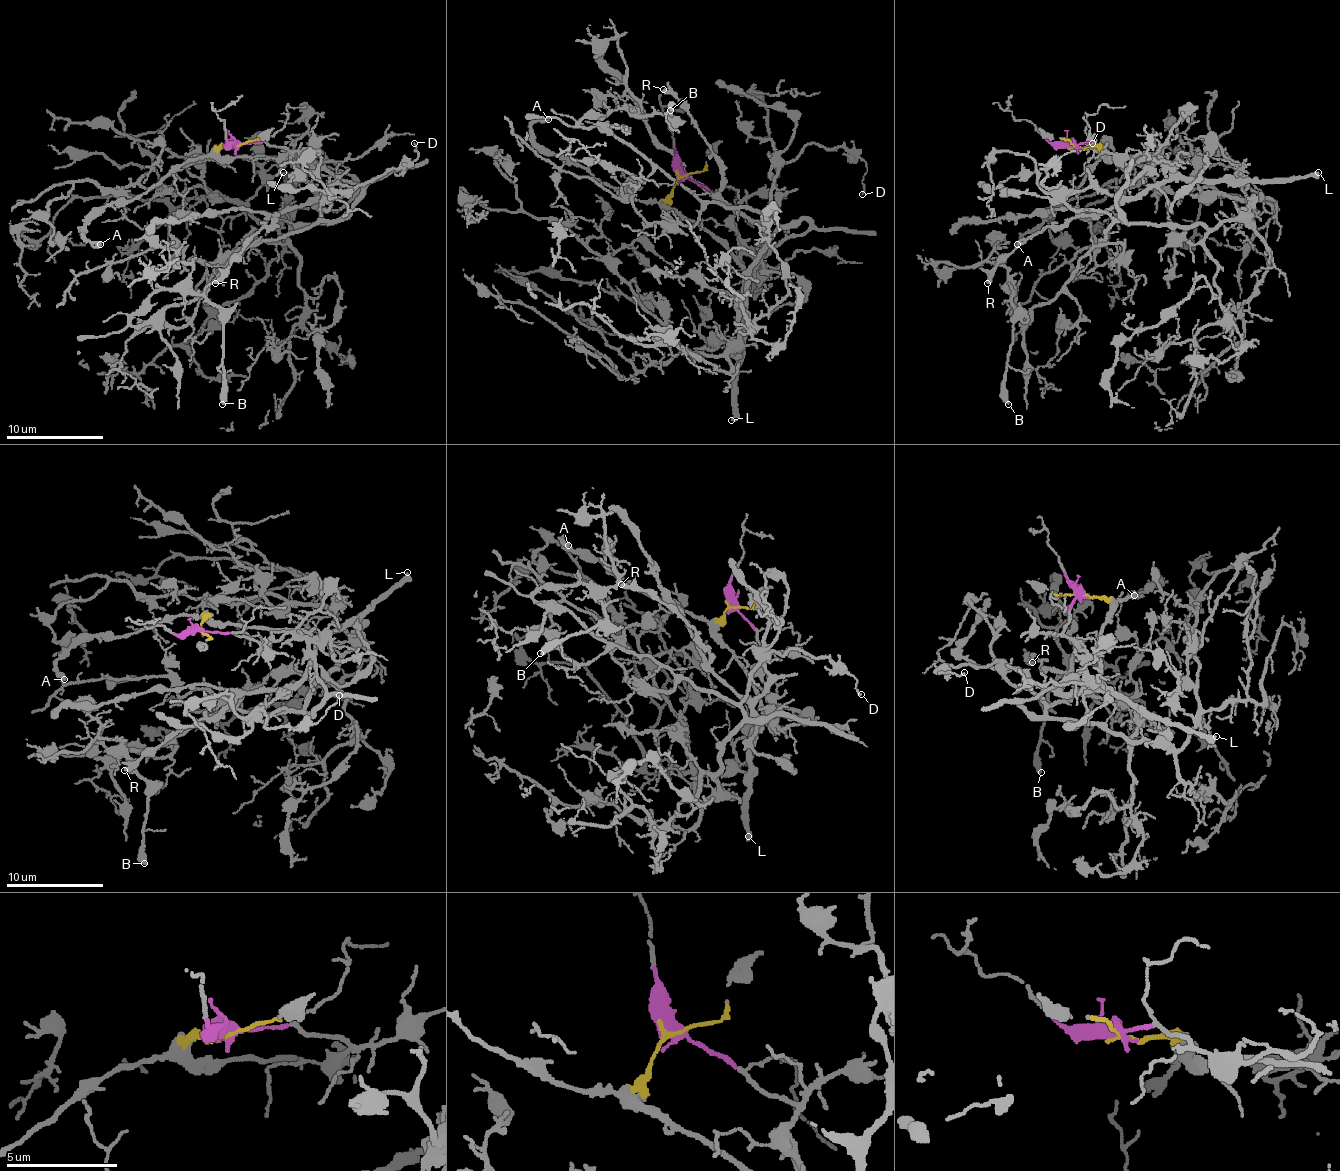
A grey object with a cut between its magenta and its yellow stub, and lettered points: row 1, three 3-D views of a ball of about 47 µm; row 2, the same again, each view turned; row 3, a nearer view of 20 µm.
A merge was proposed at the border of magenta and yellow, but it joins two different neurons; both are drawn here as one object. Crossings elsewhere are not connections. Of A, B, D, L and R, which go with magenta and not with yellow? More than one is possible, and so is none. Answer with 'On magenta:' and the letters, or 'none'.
On magenta: B, D

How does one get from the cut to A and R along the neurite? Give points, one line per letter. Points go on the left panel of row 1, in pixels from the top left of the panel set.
A: (234, 144), (188, 159), (134, 200), (112, 200), (83, 230), (88, 239), (100, 244)
R: (234, 144), (222, 147), (219, 154), (288, 159), (314, 196), (273, 215), (271, 225), (214, 283)

